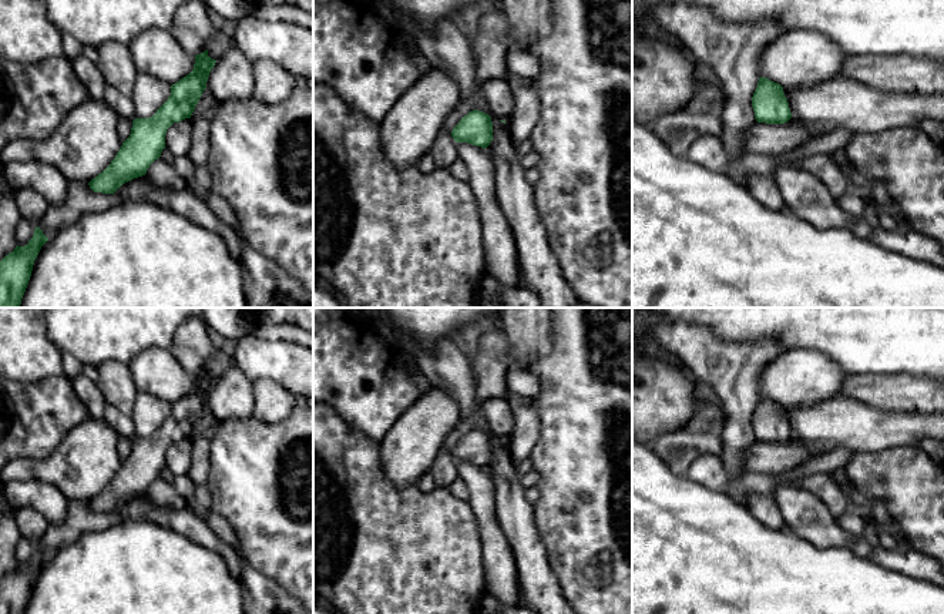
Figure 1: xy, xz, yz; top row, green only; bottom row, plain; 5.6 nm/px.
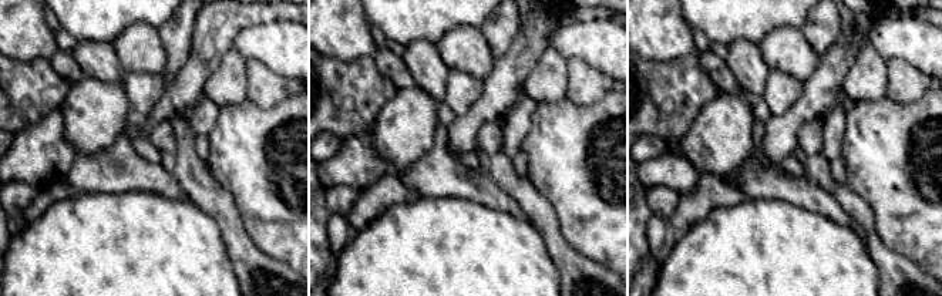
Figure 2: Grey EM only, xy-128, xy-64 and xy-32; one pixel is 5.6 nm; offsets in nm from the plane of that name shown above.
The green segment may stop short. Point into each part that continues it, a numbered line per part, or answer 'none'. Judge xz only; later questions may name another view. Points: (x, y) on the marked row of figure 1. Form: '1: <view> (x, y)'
none

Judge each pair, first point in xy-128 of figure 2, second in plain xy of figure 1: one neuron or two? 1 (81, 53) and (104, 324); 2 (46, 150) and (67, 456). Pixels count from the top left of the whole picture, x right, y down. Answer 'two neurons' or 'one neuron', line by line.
1: two neurons
2: two neurons

